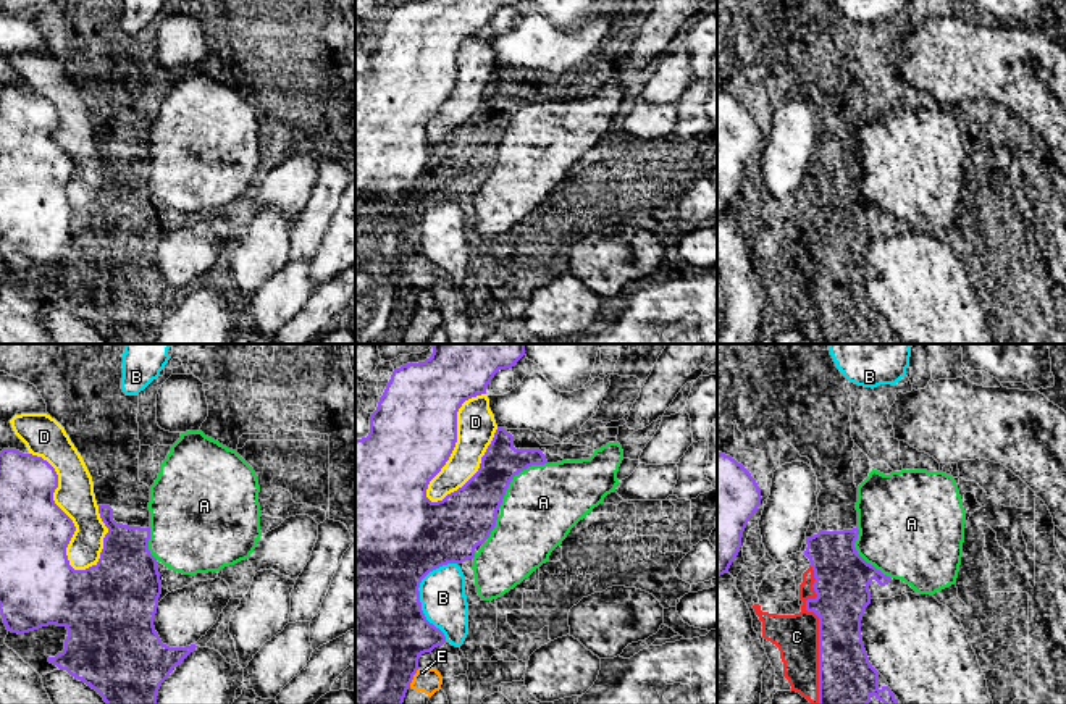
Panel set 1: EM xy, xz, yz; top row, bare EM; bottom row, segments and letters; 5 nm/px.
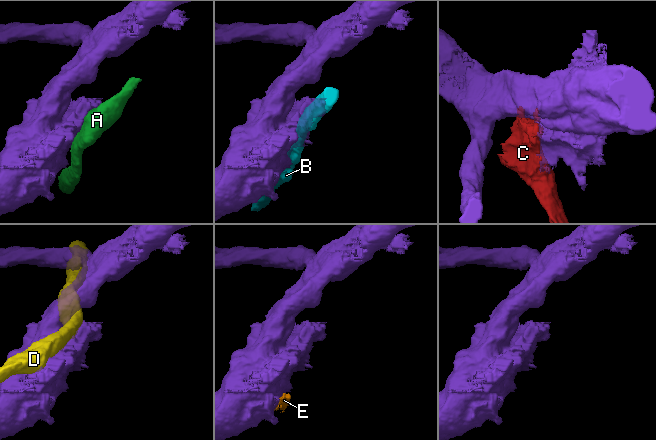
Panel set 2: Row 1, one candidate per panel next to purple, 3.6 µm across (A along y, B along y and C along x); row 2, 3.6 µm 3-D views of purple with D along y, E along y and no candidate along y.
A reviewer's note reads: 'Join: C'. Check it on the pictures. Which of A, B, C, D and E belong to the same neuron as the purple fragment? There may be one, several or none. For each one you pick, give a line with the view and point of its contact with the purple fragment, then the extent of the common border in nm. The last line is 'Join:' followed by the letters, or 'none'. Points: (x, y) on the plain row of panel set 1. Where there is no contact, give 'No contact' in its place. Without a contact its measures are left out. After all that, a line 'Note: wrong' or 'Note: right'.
Join: none
Note: wrong

